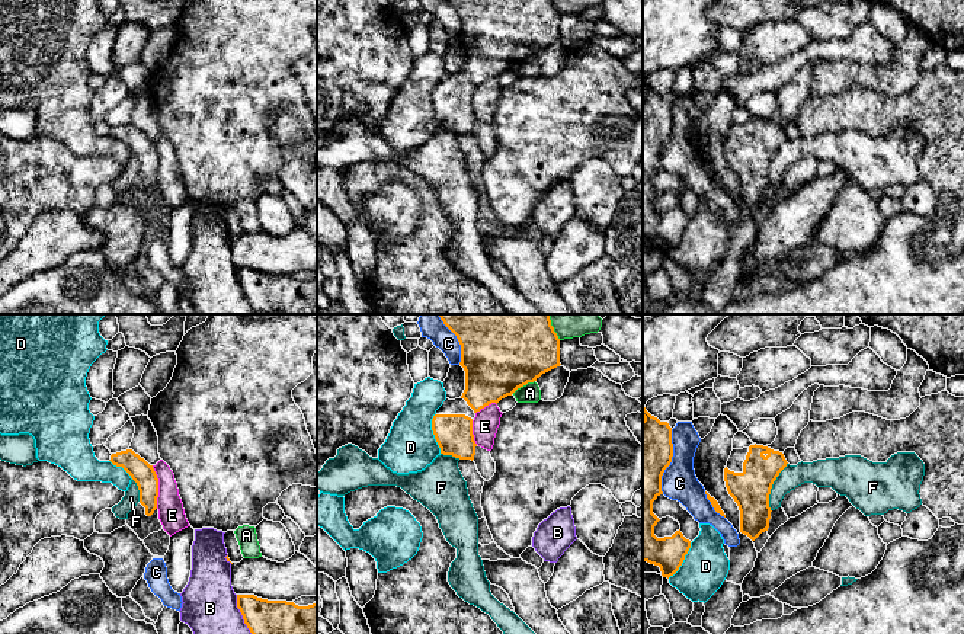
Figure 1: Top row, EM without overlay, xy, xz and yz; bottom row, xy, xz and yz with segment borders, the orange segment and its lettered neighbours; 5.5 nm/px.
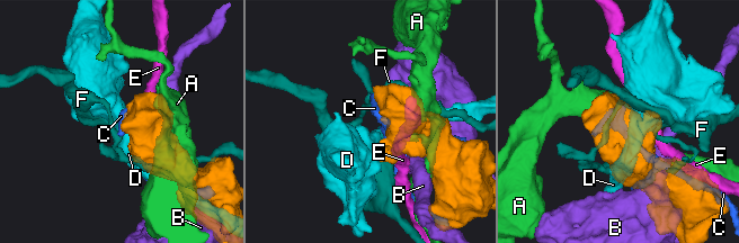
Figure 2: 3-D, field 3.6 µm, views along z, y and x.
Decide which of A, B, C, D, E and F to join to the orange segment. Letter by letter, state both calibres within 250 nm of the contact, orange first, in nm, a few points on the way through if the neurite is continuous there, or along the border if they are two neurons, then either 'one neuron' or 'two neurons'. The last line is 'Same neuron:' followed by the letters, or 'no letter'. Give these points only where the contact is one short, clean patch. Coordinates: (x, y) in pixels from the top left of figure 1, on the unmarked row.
A: 380 nm thick on the orange side, 110 nm on the other; two neurons
B: 220 nm thick on the orange side, 300 nm on the other; two neurons
C: 320 nm thick on the orange side, 190 nm on the other; two neurons
D: 200 nm thick on the orange side, 280 nm on the other; two neurons
E: 120 nm thick on the orange side, 140 nm on the other; two neurons
F: 220 nm thick on the orange side, 130 nm on the other; two neurons
Same neuron: no letter

